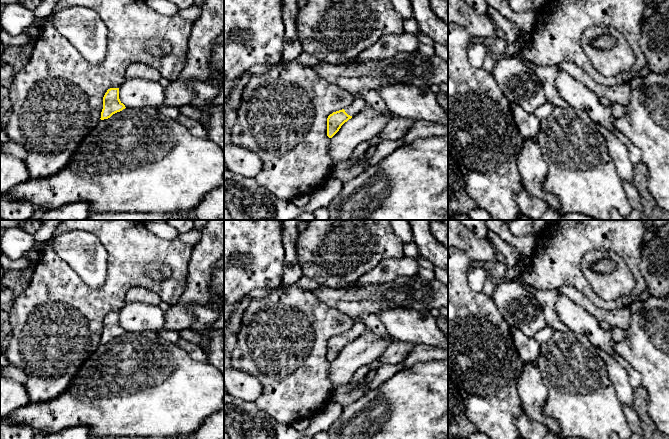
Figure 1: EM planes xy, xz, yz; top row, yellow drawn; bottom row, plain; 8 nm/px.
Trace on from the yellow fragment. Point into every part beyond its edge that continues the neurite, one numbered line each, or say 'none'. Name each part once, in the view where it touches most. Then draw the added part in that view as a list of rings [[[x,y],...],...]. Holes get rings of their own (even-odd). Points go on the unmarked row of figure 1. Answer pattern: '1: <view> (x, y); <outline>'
1: xz (357, 328); [[[353,321],[352,327],[344,334],[350,340],[355,340],[366,329],[364,323],[359,321]]]

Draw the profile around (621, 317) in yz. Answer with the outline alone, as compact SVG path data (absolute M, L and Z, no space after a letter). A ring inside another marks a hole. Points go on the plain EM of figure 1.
M561 286L558 292L569 297L574 303L591 313L598 321L606 322L610 328L617 327L627 330L630 325L632 312L629 307L618 308L616 310L599 308L572 286Z

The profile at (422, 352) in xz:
M417 344L404 359L404 369L410 368L419 362L446 359L448 359L448 349Z

